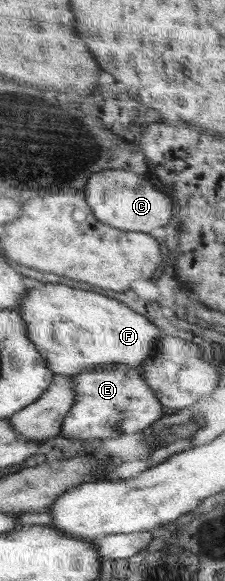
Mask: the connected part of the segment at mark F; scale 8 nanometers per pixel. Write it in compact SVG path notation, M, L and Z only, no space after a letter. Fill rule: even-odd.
M57 280L29 288L17 309L26 322L29 340L44 356L48 369L54 374L76 375L100 364L125 363L137 366L156 355L156 346L162 334L160 328L126 304L97 292L72 288Z

